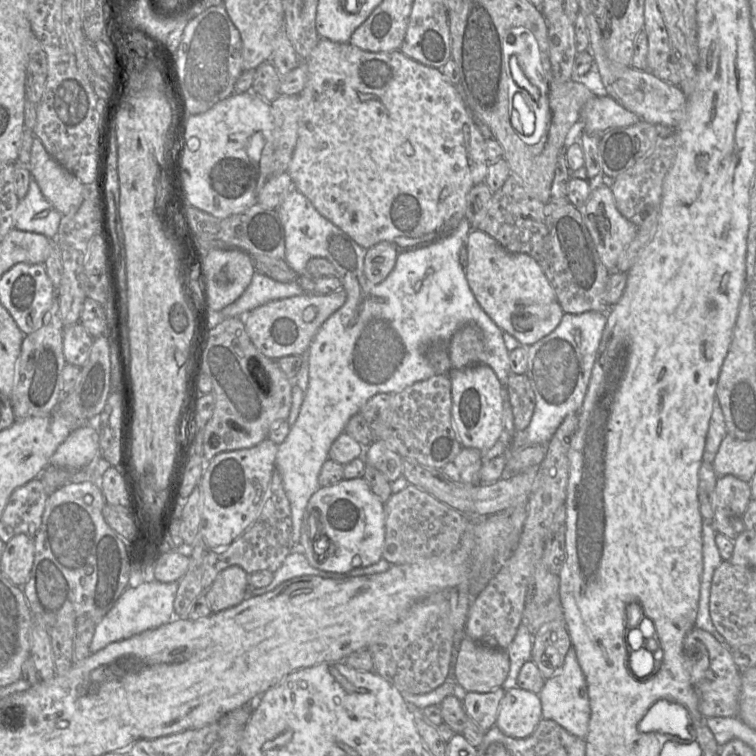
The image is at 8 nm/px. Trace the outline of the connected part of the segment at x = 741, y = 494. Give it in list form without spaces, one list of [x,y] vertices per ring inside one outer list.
[[[733,475],[718,476],[712,520],[712,526],[717,533],[735,540],[737,533],[733,528],[733,520],[742,518],[752,498],[751,493],[749,482]]]

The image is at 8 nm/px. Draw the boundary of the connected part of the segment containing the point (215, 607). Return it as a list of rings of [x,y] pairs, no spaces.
[[[232,565],[222,570],[205,590],[212,612],[219,612],[241,603],[248,595],[248,573]]]

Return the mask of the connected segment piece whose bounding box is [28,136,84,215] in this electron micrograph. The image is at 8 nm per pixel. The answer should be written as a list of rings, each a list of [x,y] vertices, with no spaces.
[[[34,136],[28,169],[43,196],[61,214],[75,213],[84,200],[84,184],[45,149]]]

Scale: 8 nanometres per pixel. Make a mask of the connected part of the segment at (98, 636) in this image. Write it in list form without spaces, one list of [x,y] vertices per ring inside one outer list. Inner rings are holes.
[[[156,579],[150,582],[143,582],[135,587],[128,585],[109,612],[96,623],[90,644],[91,653],[103,649],[112,642],[123,640],[168,622],[181,619],[174,612],[174,600],[178,586],[179,581],[159,582]]]

